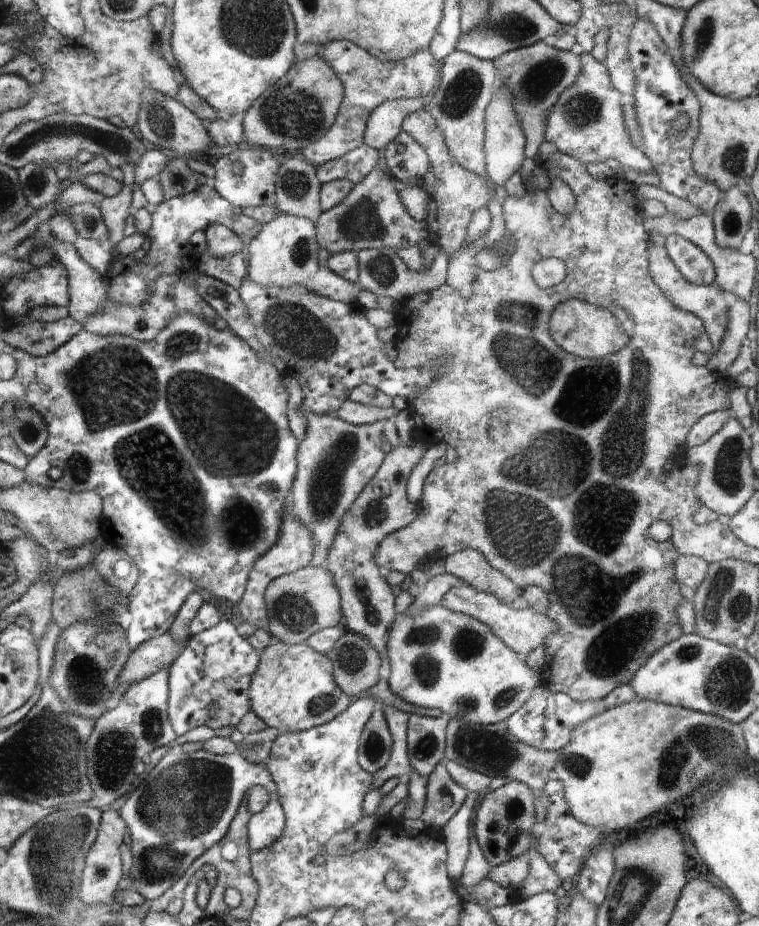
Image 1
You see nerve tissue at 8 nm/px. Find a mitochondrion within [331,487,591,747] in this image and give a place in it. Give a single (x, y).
(437, 642)

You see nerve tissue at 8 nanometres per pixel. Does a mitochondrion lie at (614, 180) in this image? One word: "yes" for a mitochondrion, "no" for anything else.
no

